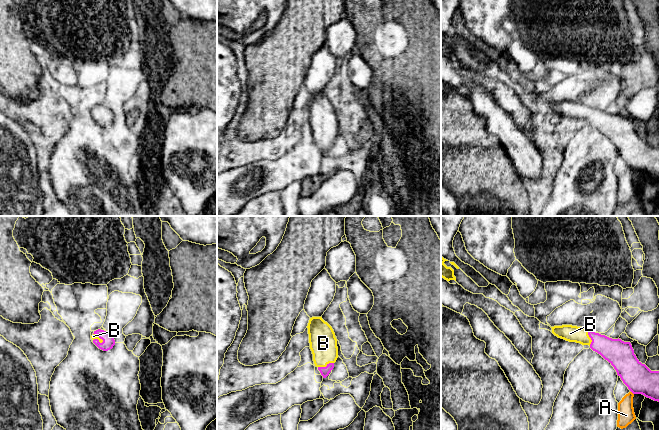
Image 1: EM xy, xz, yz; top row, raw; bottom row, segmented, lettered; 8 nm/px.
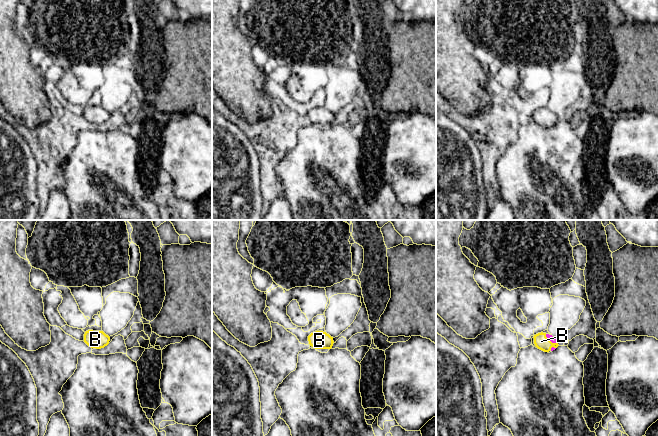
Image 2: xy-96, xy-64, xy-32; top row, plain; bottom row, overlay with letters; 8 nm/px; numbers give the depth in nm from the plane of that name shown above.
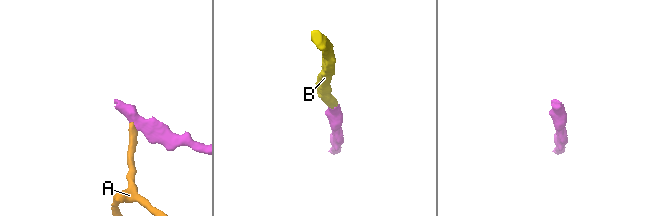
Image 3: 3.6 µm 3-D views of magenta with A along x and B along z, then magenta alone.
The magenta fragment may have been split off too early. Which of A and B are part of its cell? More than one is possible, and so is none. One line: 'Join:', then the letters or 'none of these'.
Join: B

